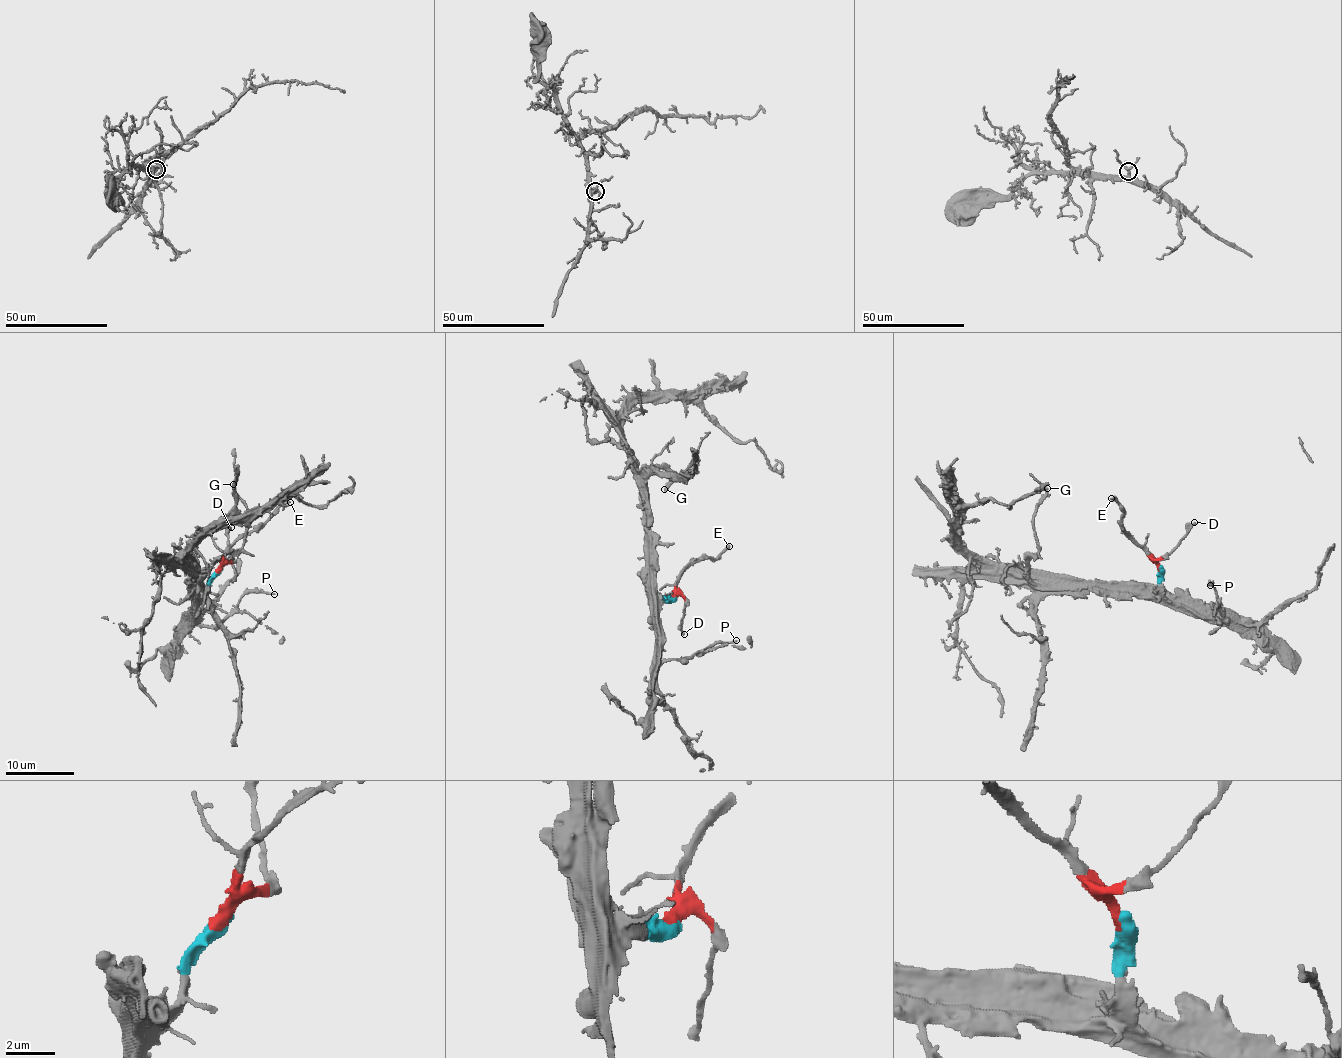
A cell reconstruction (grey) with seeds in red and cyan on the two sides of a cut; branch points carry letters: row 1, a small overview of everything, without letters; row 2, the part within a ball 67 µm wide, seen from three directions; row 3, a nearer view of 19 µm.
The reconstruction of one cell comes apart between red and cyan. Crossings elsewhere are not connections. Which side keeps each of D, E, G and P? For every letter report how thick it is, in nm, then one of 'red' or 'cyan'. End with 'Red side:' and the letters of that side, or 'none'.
D: 150 nm | red
E: 240 nm | red
G: 110 nm | cyan
P: 130 nm | cyan
Red side: D, E

